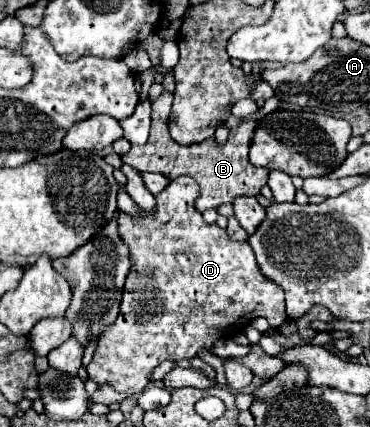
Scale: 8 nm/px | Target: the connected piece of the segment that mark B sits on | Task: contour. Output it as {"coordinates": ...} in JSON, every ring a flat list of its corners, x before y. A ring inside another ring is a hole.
{"coordinates":[[163,90,159,98,151,102,153,114,151,114,151,134,149,140,141,146,131,146,127,154,123,154,123,164,133,166,141,172,159,172,169,180,175,180,179,176,191,176,199,184,199,198,195,200,195,208,199,212,207,208,217,208,223,202,233,202,237,196,255,196,267,184,269,170,261,170,249,162,249,146,253,140,253,134,257,130,257,118,239,120,235,116,229,116,225,126,229,128,229,138,221,146,215,138,207,138,201,144,177,144,169,136,169,114,171,114,171,102,173,92]]}

